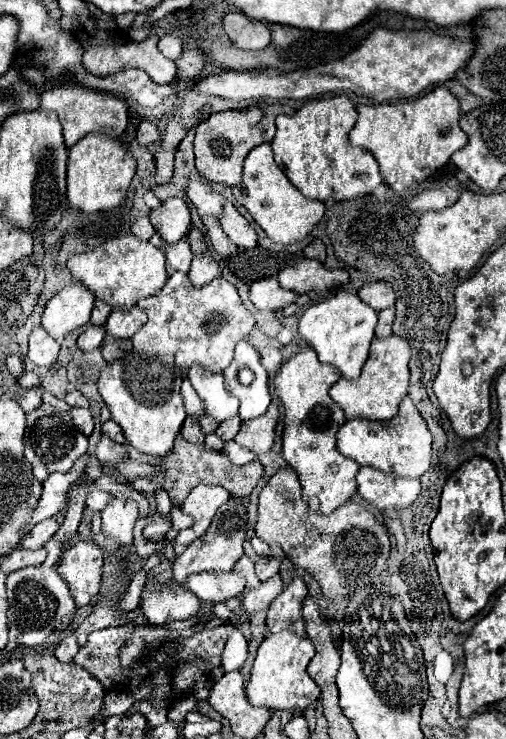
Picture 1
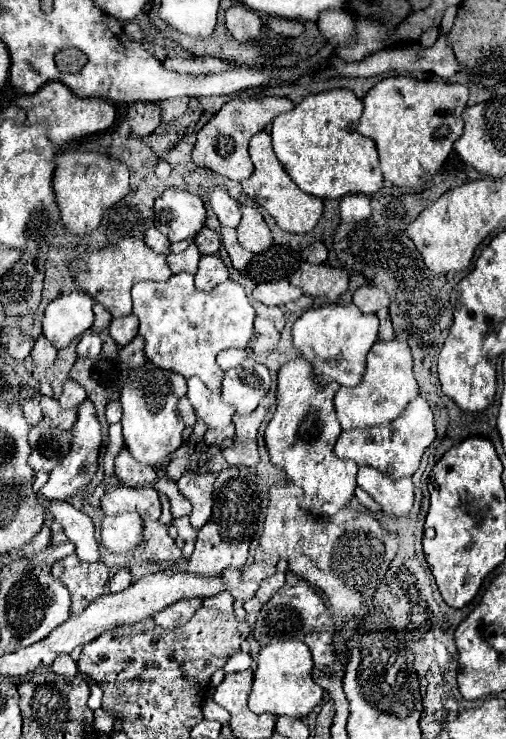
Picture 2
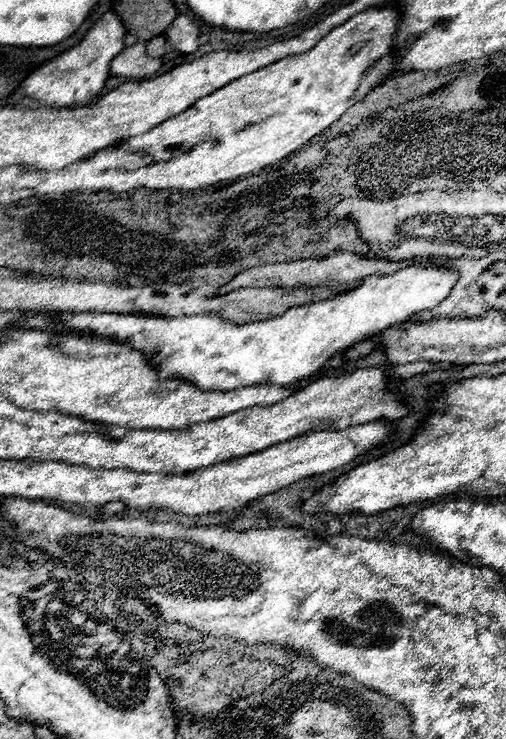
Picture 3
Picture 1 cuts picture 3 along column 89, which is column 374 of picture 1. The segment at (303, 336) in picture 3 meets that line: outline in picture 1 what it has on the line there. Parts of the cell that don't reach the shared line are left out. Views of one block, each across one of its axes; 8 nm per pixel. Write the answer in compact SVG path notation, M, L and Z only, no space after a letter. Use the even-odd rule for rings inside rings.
M338 292L336 296L310 306L298 322L298 332L308 342L308 346L318 352L322 364L336 366L344 378L358 378L368 358L370 342L374 340L376 322L378 314L354 292Z

